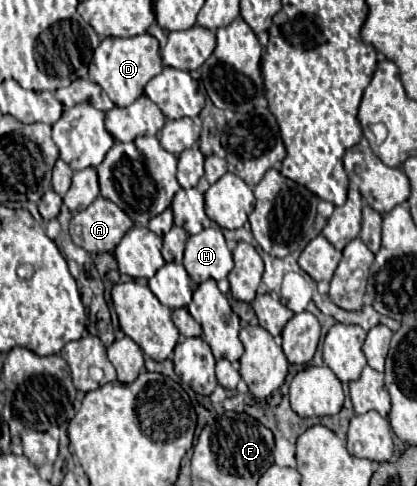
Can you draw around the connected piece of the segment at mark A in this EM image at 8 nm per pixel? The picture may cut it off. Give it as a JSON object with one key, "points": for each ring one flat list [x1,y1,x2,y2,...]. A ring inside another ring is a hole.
{"points":[[97,196,69,222,71,240,95,254,113,252,129,228,133,228,131,218,103,196]]}

